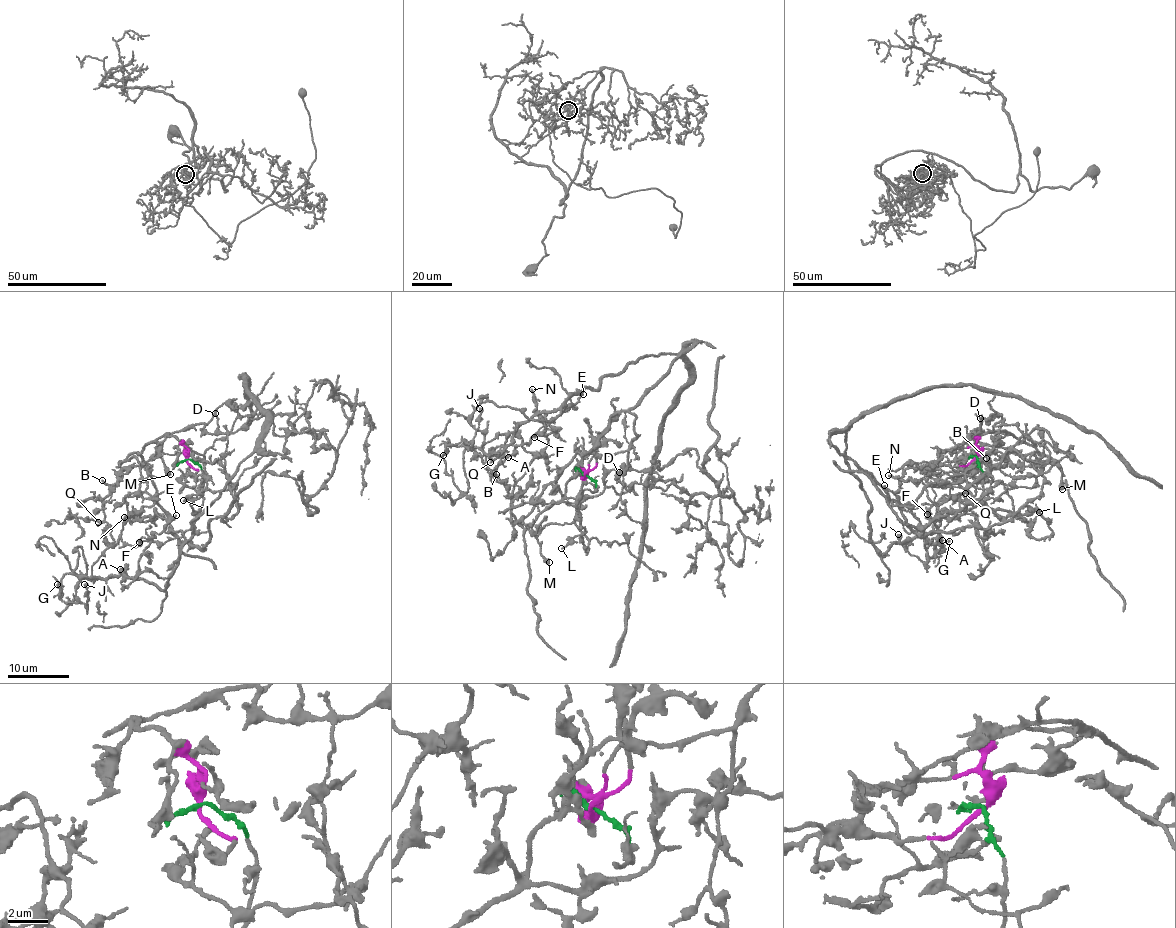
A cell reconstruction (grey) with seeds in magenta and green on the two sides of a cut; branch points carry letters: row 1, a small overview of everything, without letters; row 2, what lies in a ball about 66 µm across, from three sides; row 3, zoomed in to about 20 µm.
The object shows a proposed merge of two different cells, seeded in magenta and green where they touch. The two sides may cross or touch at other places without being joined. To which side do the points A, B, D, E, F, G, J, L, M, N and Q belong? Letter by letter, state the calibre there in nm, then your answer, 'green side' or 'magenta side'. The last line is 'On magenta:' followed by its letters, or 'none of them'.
A: 180 nm | green side
B: 190 nm | magenta side
D: 150 nm | magenta side
E: 120 nm | green side
F: 150 nm | green side
G: 170 nm | green side
J: 480 nm | green side
L: 120 nm | green side
M: 500 nm | green side
N: 190 nm | magenta side
Q: 240 nm | green side
On magenta: B, D, N

